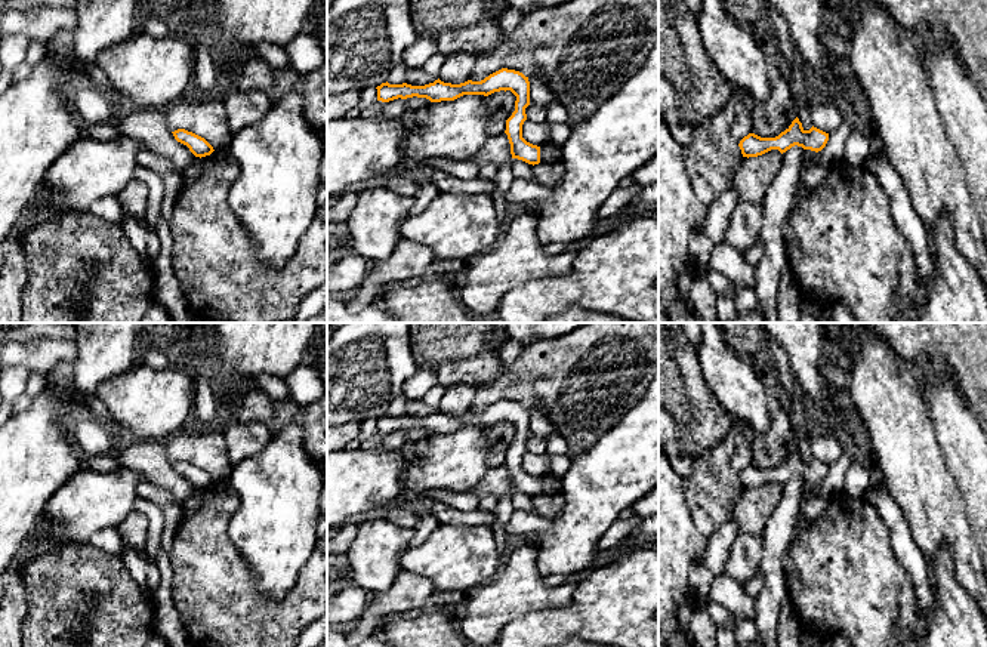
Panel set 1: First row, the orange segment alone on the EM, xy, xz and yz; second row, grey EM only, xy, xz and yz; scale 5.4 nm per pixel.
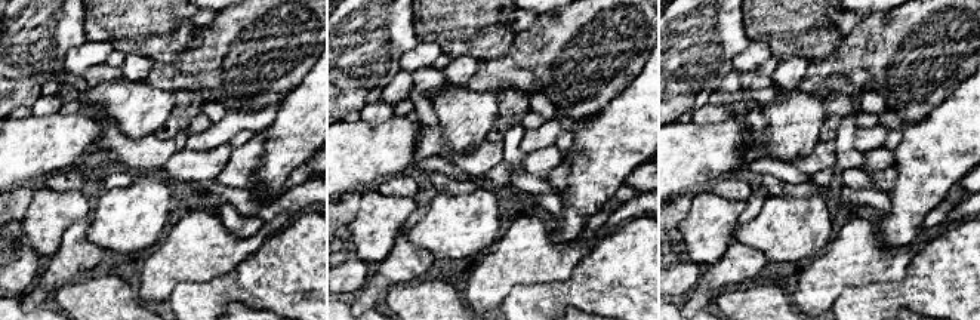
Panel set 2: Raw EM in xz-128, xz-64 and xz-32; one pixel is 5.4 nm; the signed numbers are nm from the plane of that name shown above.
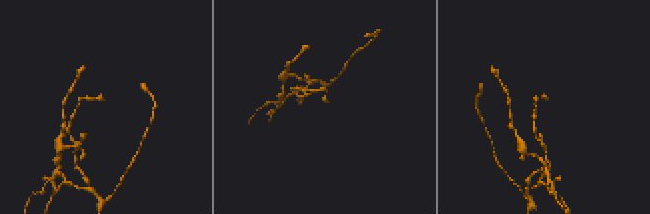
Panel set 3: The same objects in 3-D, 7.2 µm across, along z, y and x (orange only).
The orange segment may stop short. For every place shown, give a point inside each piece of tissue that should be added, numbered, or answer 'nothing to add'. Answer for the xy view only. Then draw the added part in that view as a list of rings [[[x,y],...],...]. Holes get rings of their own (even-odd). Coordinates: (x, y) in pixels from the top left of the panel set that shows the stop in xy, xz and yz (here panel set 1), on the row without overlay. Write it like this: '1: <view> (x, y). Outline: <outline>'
nothing to add

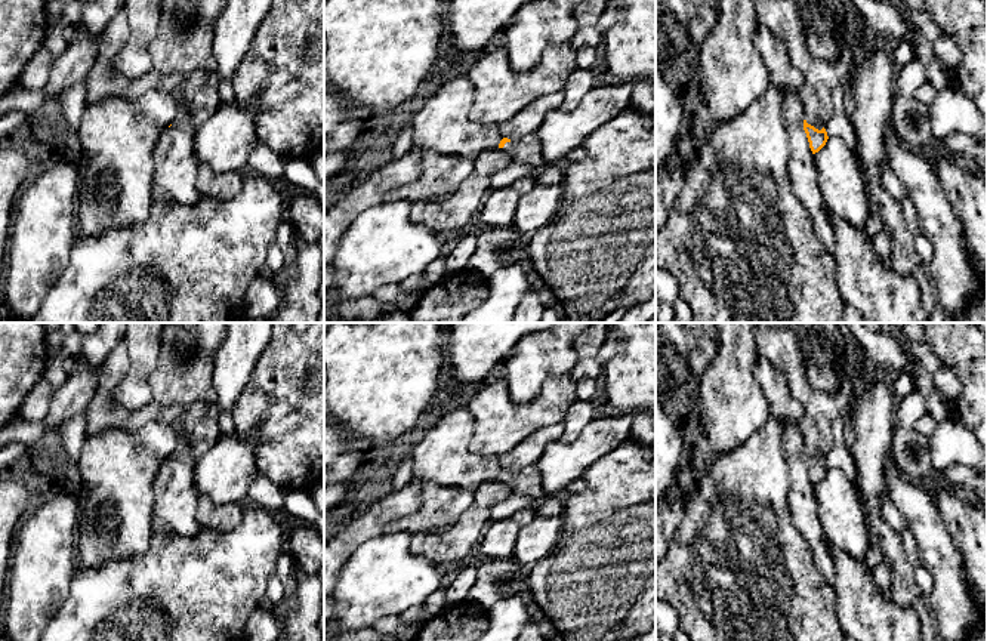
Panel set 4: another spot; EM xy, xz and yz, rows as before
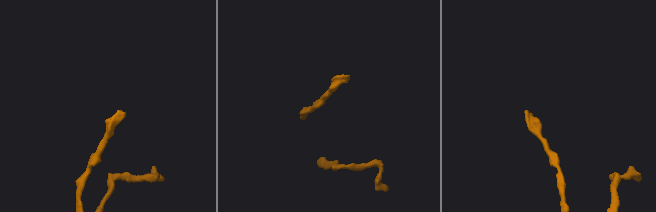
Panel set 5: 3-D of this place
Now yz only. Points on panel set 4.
1: yz (810, 435). Outline: [[[805,416],[801,422],[799,426],[802,429],[802,437],[805,441],[805,452],[808,456],[814,457],[815,460],[821,462],[824,457],[820,454],[818,447],[817,447],[817,429],[812,425],[811,419]]]

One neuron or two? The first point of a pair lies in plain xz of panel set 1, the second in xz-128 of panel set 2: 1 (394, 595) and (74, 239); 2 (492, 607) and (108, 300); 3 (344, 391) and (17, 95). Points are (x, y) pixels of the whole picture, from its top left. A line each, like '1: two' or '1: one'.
1: one
2: two
3: two

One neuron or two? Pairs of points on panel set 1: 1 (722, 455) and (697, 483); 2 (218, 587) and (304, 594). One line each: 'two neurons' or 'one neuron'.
1: one neuron
2: one neuron

